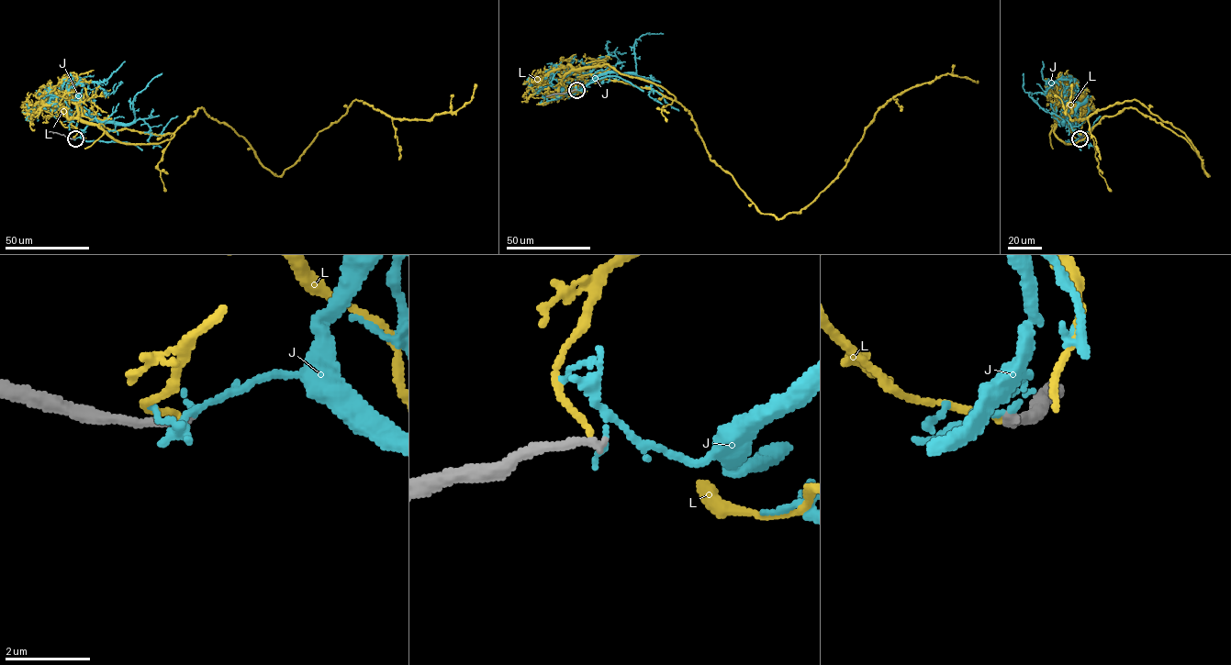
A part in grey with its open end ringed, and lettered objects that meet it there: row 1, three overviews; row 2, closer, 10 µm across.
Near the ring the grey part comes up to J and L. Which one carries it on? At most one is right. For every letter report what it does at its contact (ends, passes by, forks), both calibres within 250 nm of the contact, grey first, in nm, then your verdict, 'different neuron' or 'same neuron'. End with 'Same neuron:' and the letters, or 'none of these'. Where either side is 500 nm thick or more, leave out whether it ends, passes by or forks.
J: it passes by; calibres 200 and 130 nm; different neuron
L: it ends; calibres 220 and 120 nm; different neuron
Same neuron: none of these

